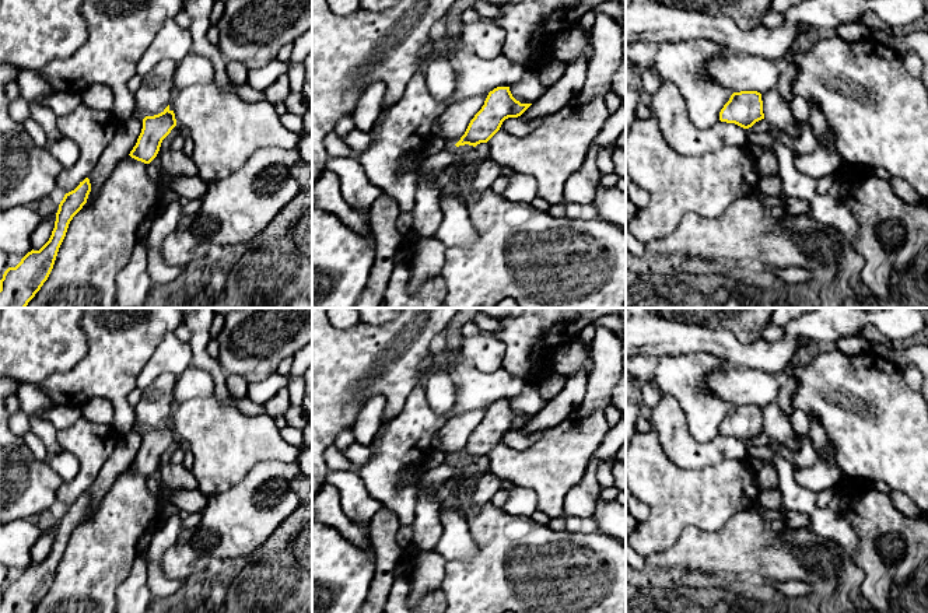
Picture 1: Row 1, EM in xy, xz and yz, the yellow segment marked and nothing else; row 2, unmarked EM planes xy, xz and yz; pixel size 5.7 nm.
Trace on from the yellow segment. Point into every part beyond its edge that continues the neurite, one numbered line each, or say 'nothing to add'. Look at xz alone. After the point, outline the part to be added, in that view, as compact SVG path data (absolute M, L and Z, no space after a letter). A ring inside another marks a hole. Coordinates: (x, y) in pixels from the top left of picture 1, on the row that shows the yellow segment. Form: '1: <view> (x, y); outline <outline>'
nothing to add

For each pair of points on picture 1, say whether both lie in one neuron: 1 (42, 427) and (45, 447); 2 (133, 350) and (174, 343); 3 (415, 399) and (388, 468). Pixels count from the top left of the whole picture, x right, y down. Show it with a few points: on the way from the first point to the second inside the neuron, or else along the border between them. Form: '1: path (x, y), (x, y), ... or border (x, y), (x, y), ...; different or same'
1: path (42, 431), (42, 442); same
2: border (174, 330), (163, 337), (139, 374); different
3: path (415, 416), (415, 427), (392, 451); same

